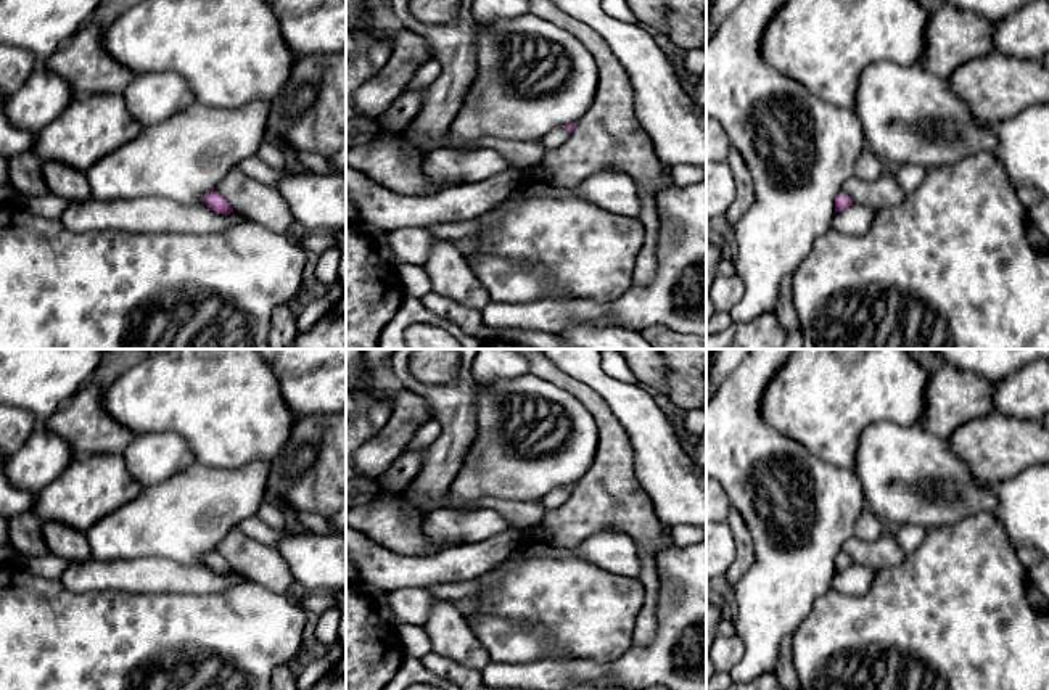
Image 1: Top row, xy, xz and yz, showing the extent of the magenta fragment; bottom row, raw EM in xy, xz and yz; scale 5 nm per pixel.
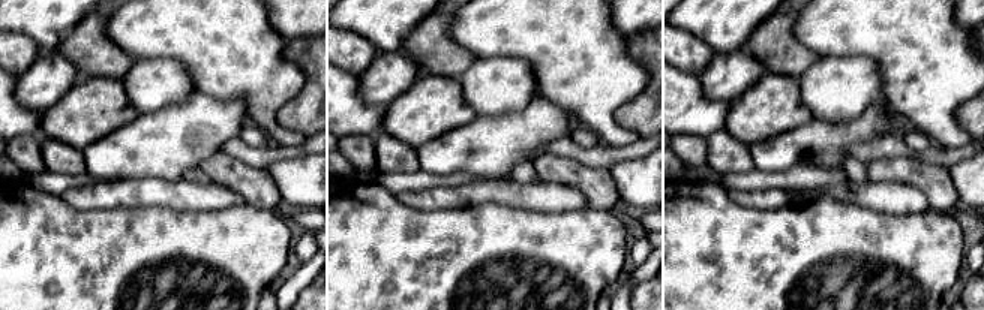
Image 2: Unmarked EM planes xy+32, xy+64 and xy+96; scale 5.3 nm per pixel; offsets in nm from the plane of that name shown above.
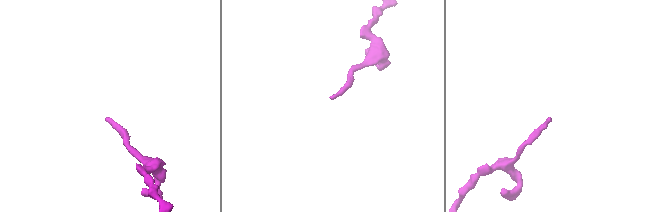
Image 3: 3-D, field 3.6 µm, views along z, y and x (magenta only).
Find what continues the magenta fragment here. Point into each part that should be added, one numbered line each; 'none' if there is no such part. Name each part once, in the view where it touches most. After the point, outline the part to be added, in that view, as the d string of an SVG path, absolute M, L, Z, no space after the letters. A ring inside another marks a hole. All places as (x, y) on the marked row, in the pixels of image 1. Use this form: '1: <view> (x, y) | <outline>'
1: xz (555, 139) | M562 127L547 133L542 138L542 146L545 151L550 151L550 150L562 146L568 138L570 138L570 132Z

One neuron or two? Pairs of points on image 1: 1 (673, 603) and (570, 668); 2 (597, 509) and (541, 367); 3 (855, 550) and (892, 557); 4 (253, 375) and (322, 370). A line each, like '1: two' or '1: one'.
1: one
2: one
3: one
4: two

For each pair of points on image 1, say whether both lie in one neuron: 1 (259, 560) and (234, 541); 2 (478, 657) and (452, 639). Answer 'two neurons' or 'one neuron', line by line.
1: one neuron
2: one neuron

